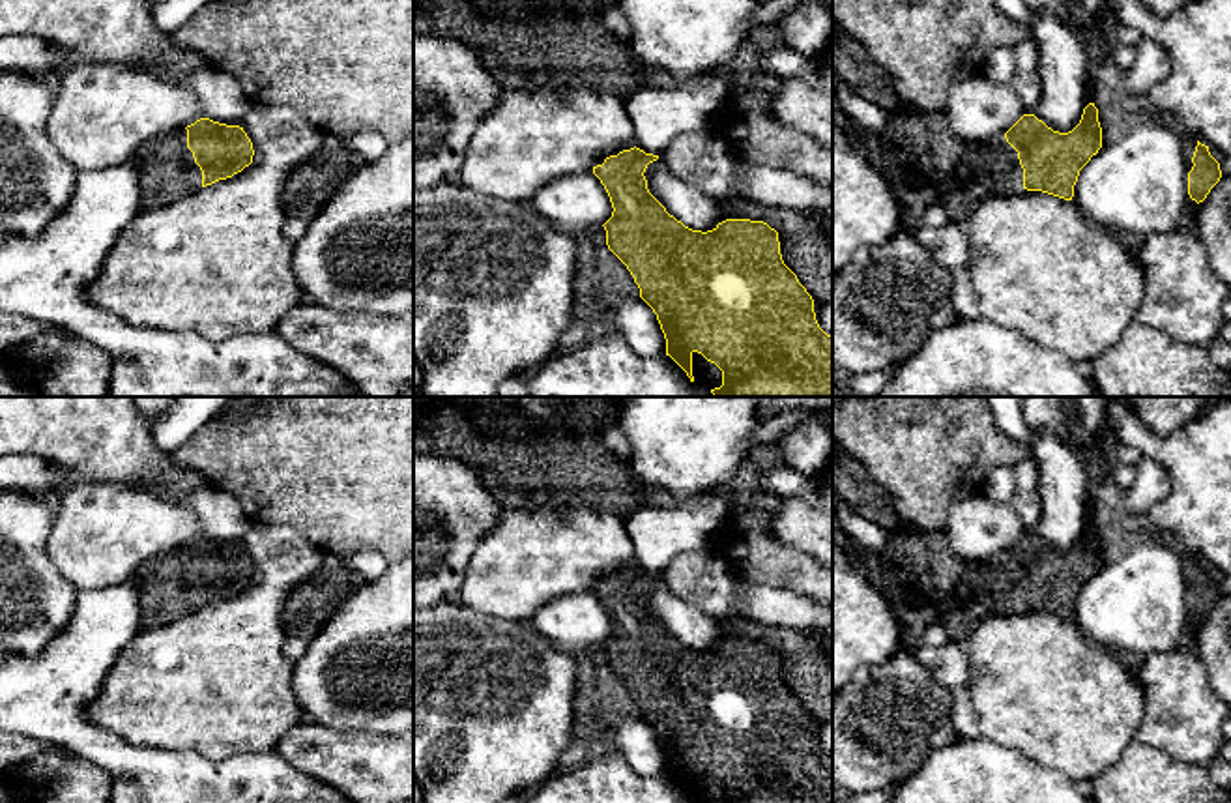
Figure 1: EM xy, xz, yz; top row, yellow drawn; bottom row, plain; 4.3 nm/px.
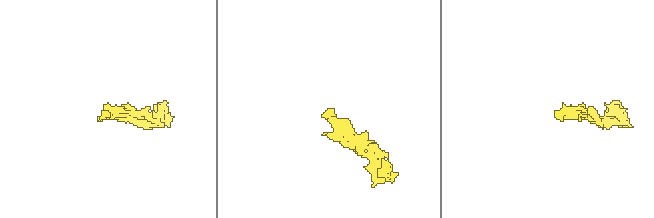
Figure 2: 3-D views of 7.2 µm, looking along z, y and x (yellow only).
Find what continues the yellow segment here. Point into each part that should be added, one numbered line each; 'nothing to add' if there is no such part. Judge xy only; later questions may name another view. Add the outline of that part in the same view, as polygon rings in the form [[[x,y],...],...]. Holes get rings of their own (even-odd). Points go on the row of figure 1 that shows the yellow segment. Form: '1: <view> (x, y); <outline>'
1: xy (167, 171); [[[176,129],[138,150],[140,210],[172,204],[202,187],[202,170],[187,148],[187,129]]]

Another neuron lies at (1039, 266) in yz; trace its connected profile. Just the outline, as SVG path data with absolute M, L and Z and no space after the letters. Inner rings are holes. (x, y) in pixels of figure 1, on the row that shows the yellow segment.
M1025 191L1010 197L988 198L963 225L971 238L971 264L967 273L973 283L980 320L1018 331L1042 348L1064 354L1070 361L1091 361L1113 348L1143 298L1143 271L1115 234L1089 221L1074 200L1064 200L1042 191Z

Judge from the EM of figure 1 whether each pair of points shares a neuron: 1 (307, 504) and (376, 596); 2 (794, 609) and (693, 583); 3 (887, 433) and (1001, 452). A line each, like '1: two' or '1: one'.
1: two
2: one
3: one

